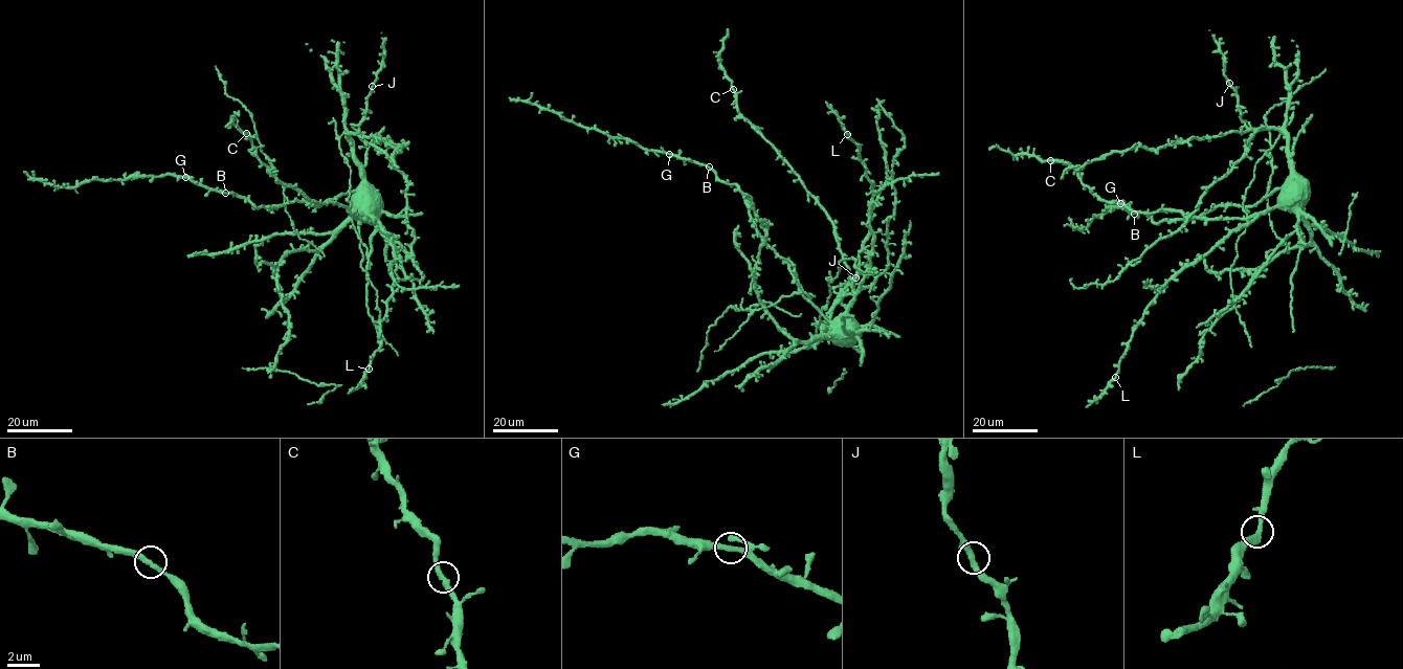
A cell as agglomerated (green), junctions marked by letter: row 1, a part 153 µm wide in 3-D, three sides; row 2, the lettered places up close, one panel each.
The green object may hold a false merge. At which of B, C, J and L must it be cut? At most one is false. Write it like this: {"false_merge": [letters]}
{"false_merge": []}

